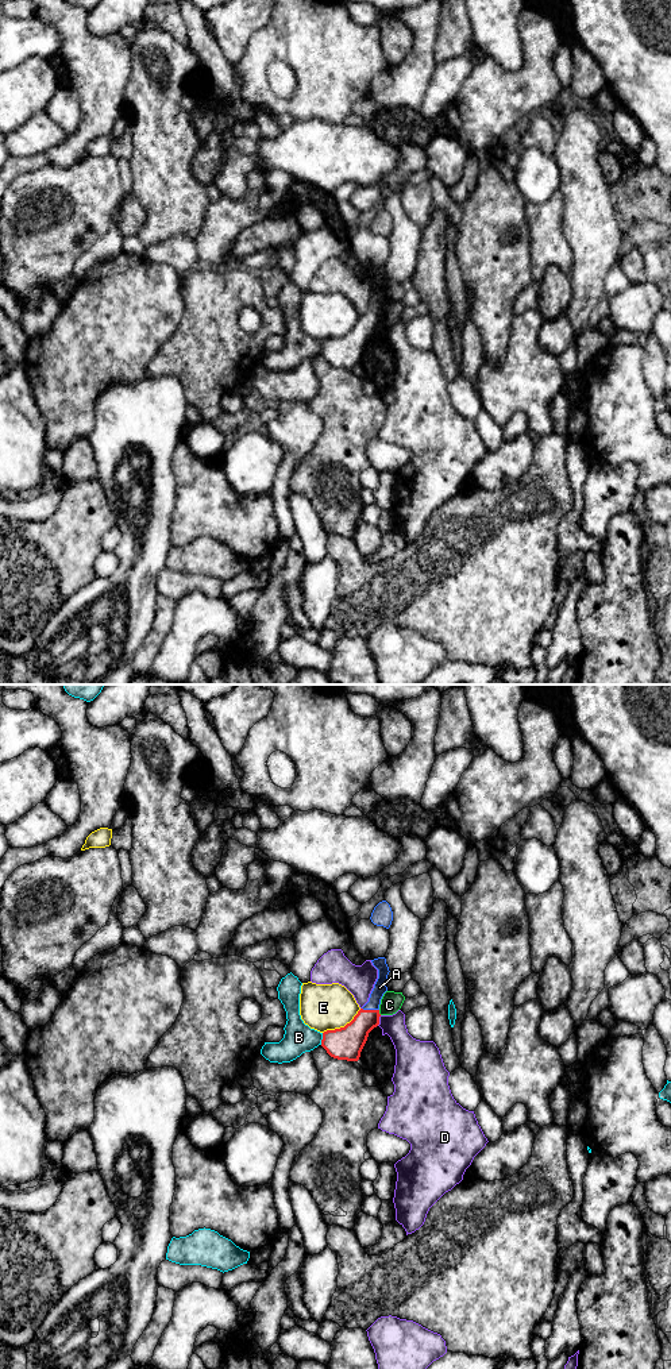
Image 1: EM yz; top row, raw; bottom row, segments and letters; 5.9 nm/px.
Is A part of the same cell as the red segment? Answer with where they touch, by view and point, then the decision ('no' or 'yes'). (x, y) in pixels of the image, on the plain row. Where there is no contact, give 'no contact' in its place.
yz (370, 319) | yes

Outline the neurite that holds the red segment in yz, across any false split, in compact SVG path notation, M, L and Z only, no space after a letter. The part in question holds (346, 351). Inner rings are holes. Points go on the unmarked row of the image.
M385 266L374 267L371 271L378 278L378 288L369 311L344 336L323 342L321 355L333 367L358 370L369 342L379 333L379 313L387 300L386 290L390 279Z

